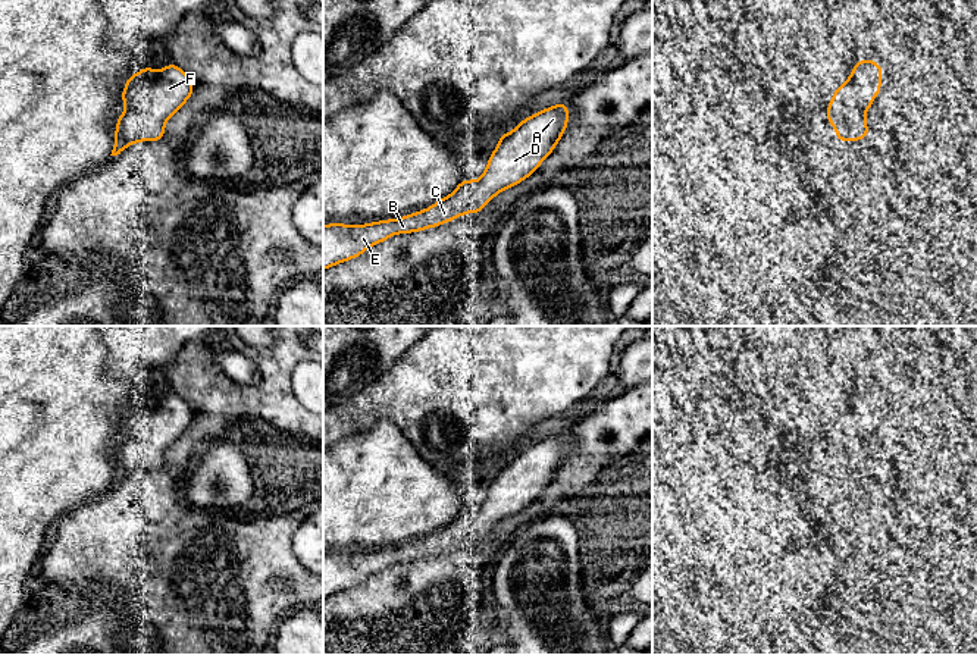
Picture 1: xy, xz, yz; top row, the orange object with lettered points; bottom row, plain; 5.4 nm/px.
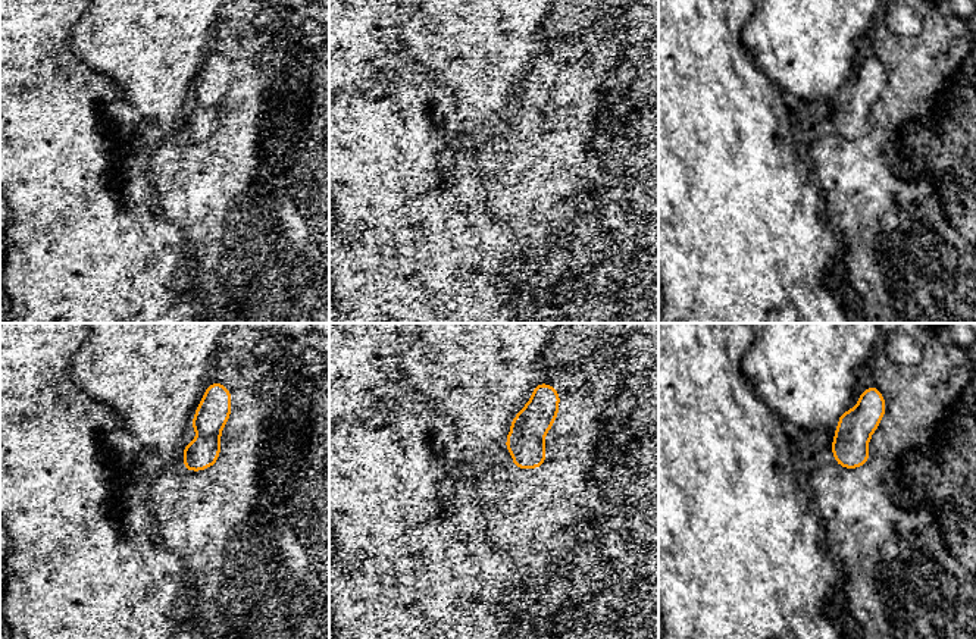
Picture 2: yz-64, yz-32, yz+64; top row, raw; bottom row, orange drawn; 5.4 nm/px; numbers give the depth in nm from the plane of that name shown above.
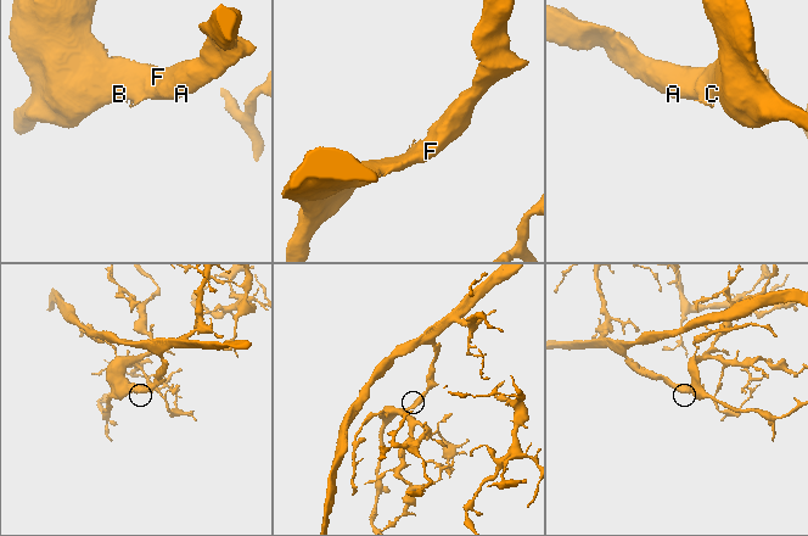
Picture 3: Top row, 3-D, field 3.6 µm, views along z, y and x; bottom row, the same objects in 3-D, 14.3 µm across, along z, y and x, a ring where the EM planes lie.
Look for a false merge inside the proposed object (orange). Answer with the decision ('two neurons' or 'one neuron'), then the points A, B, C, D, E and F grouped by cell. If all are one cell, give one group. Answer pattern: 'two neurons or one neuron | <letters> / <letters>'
one neuron | A B C D E F

